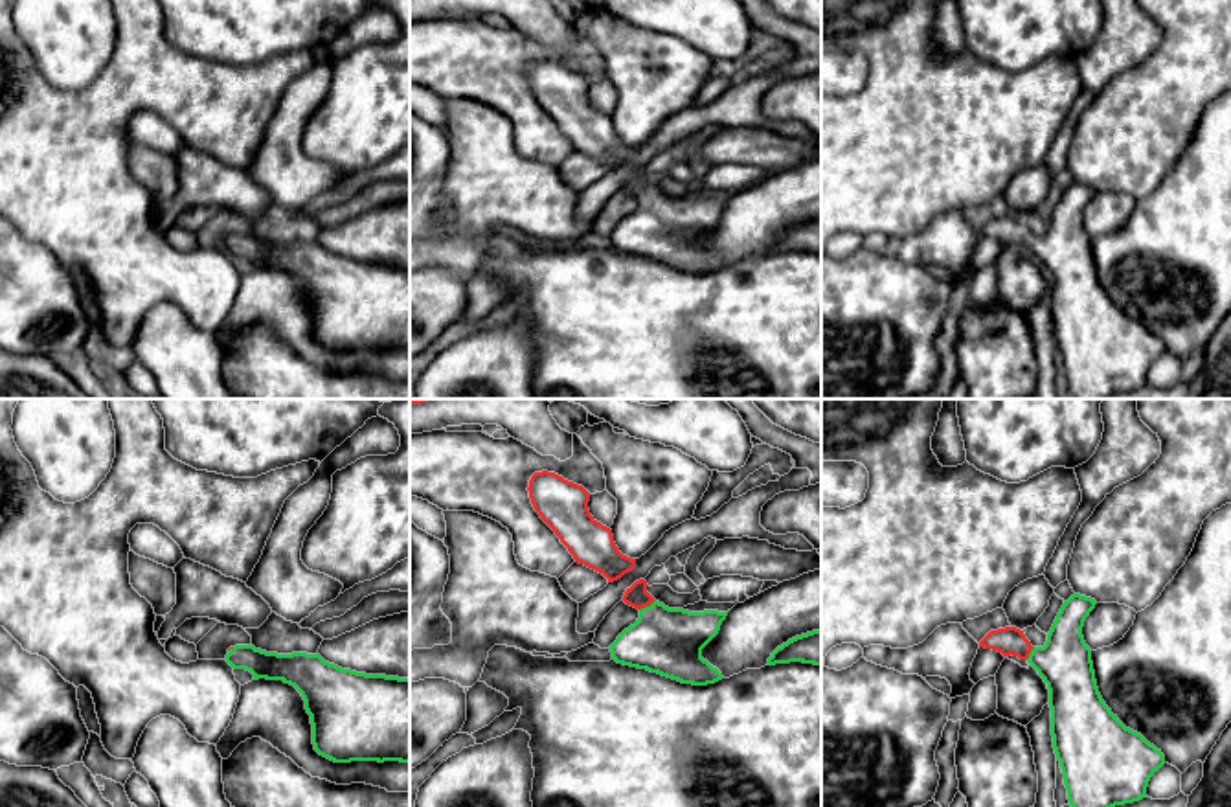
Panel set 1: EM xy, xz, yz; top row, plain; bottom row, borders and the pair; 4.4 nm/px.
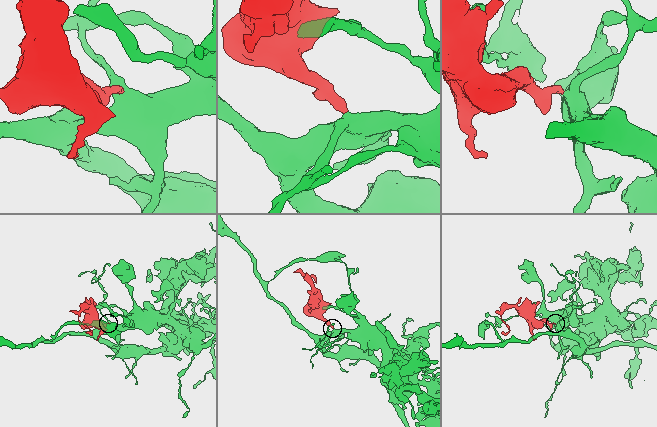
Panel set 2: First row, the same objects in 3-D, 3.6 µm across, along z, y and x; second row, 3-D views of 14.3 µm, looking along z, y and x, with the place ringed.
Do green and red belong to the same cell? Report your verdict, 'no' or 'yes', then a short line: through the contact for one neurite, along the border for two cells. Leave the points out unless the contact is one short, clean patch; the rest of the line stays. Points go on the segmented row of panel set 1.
yes; line xz (669, 642), (660, 633), (647, 607), (636, 596)

